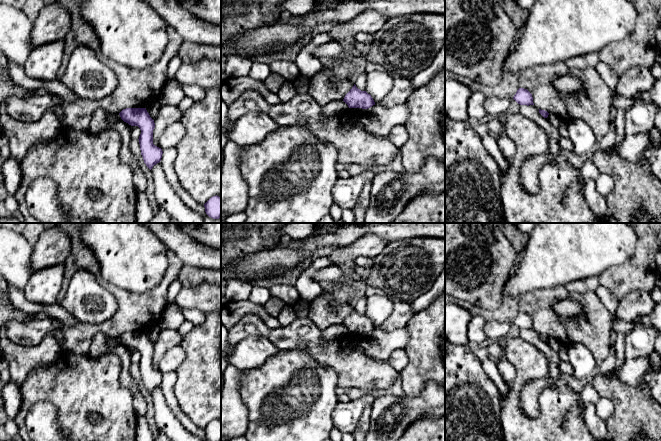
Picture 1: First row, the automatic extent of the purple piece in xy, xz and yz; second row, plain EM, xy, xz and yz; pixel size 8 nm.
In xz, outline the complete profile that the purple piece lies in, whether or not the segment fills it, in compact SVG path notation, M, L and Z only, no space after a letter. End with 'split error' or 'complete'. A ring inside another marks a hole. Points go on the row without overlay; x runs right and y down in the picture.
M355 308L345 319L343 325L348 329L349 332L368 333L375 329L371 319L366 315L361 315L358 313Z; complete

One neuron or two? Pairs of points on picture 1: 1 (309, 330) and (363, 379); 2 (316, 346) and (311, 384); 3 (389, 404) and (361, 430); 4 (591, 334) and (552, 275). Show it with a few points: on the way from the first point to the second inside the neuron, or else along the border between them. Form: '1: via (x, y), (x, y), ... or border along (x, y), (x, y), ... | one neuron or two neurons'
1: via (317, 345), (327, 355), (340, 356), (348, 364) | one neuron
2: border along (293, 348), (304, 347), (320, 364), (334, 371) | two neurons
3: border along (371, 406), (370, 427), (368, 430) | two neurons
4: border along (565, 285), (556, 285), (536, 290) | two neurons

